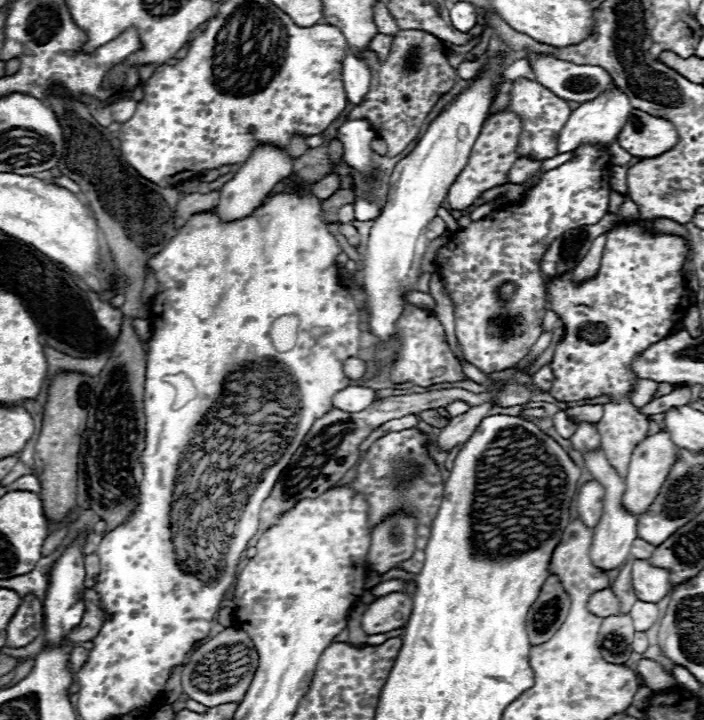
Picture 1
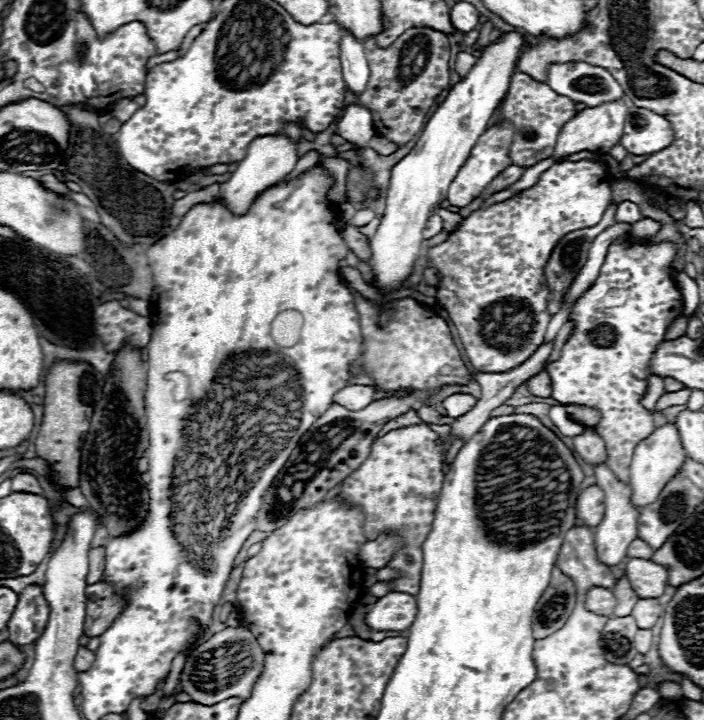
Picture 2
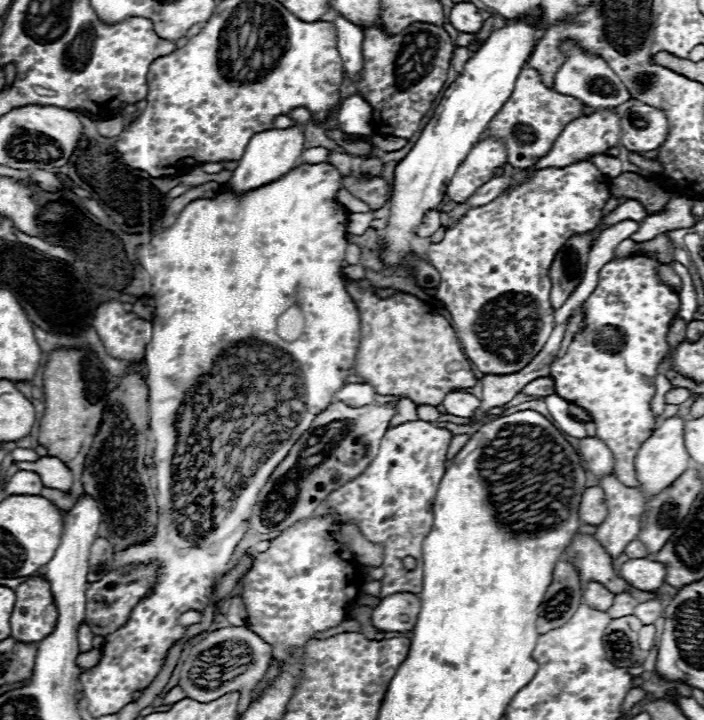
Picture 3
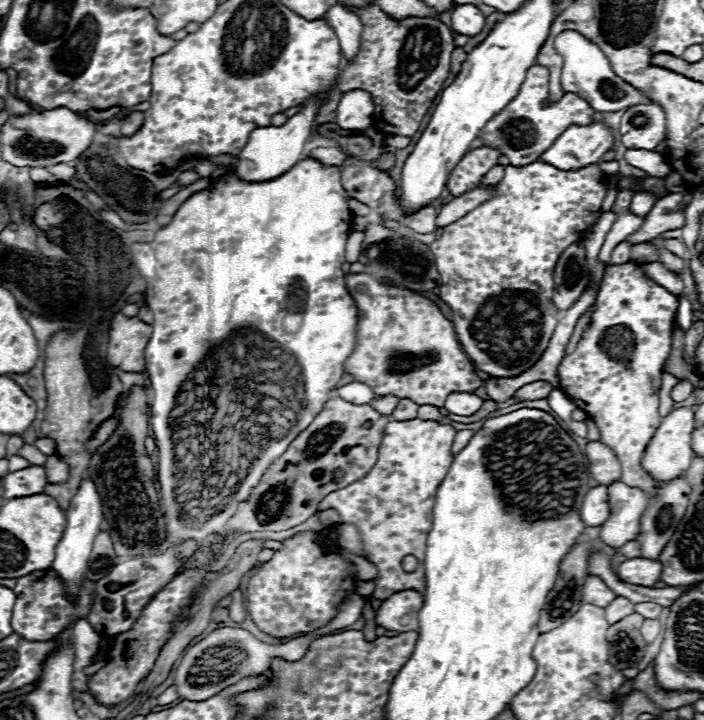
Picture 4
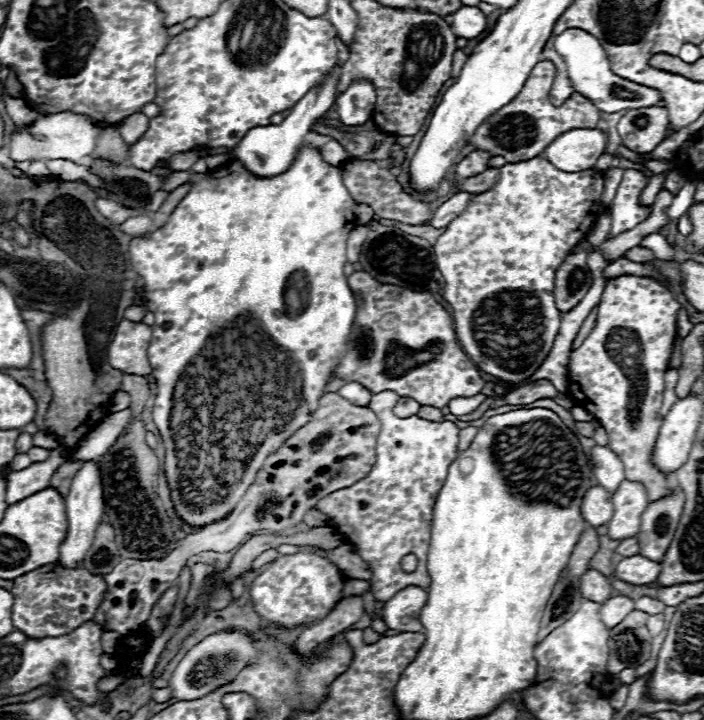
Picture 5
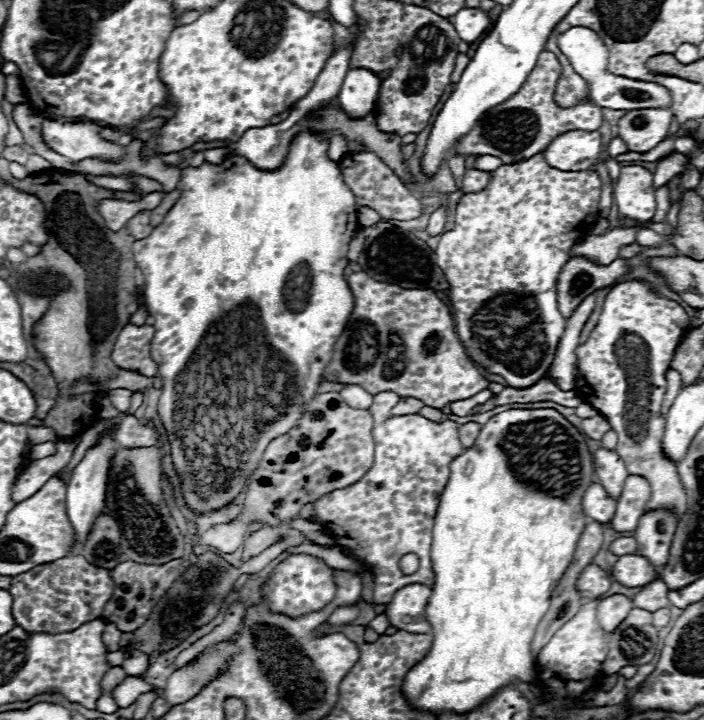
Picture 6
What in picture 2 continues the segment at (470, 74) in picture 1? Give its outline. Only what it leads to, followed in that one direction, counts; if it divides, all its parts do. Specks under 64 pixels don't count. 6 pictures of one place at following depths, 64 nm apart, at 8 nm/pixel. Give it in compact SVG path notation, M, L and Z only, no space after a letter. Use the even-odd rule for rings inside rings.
M460 52L457 55L455 62L455 70L461 78L464 78L464 76L467 76L470 68L472 68L475 63L476 58L474 58L472 54L468 54L468 52Z

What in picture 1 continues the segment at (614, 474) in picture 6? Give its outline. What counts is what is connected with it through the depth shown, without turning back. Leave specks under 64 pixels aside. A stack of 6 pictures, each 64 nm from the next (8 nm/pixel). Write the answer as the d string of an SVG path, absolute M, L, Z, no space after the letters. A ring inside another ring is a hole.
M580 422L578 430L570 436L570 440L572 440L572 446L578 452L588 452L588 450L598 450L600 448L598 430L596 430L594 424L588 424L588 422Z

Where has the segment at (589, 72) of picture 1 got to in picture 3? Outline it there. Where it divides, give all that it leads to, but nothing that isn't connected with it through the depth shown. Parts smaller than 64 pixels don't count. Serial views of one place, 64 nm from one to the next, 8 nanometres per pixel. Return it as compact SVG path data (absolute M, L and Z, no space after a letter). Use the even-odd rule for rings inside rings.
M576 44L570 50L570 58L556 72L556 80L554 82L556 82L556 92L566 94L566 96L574 96L574 98L582 100L590 108L600 108L600 110L602 108L616 108L616 106L624 104L624 102L632 100L628 88L620 82L620 78L614 74L614 70L600 56L586 54Z

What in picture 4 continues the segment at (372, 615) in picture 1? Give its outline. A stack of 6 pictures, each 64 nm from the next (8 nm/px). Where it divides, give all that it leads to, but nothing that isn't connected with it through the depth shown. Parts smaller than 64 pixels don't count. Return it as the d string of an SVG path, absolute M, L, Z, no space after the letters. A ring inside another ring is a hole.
M402 590L392 594L376 610L376 624L386 630L408 632L418 630L418 610L424 604L424 594L416 590Z

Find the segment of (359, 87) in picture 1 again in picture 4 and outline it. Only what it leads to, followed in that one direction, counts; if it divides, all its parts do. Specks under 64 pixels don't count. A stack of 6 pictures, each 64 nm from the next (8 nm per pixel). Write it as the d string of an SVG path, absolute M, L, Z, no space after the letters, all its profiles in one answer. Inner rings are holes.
M338 2L330 6L330 10L326 12L324 18L334 28L346 60L352 60L360 46L360 30L362 30L360 18L350 8L346 8L344 4L338 4Z

